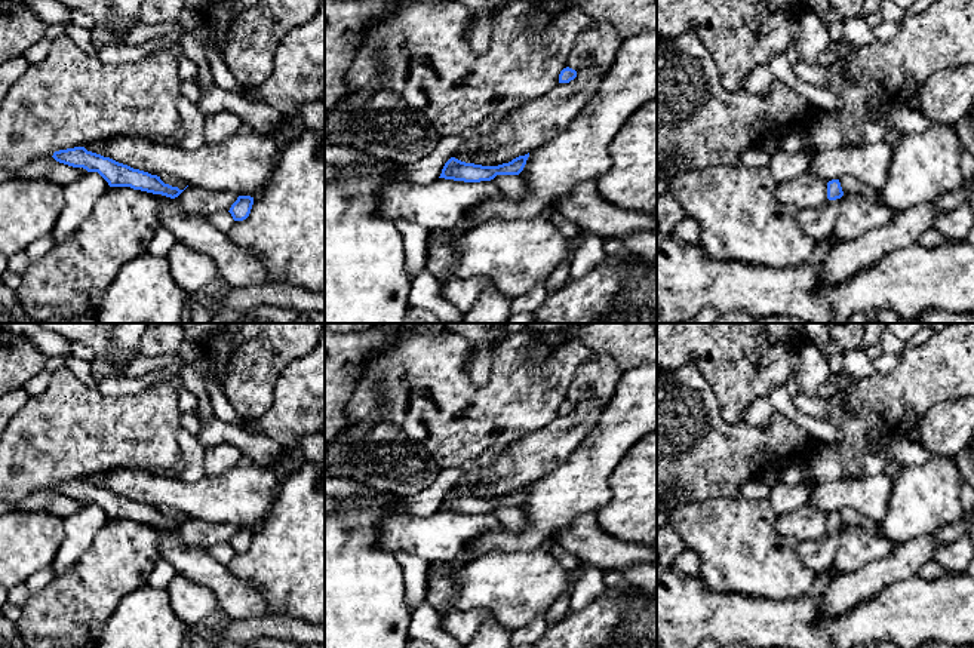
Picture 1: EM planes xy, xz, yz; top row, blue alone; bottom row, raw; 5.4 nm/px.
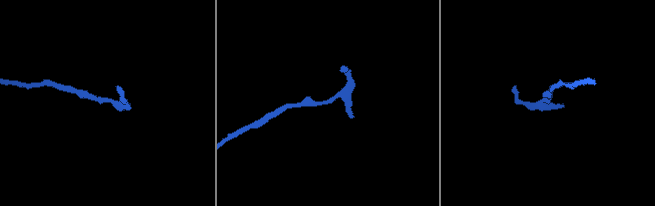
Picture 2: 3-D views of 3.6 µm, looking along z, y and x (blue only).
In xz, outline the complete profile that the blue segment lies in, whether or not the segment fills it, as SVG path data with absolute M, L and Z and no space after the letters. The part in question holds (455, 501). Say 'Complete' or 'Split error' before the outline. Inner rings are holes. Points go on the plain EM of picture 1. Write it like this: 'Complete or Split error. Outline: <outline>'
Complete. Outline: M529 485L498 498L482 498L474 495L466 495L455 489L451 489L445 495L439 510L464 513L464 515L480 515L480 513L491 513L497 507L519 507L523 503L528 489Z

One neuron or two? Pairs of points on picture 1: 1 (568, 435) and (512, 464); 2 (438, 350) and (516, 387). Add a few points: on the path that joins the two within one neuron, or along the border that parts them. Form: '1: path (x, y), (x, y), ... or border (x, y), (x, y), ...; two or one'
1: path (555, 444), (525, 461); one
2: path (451, 371), (472, 392), (495, 392); one

